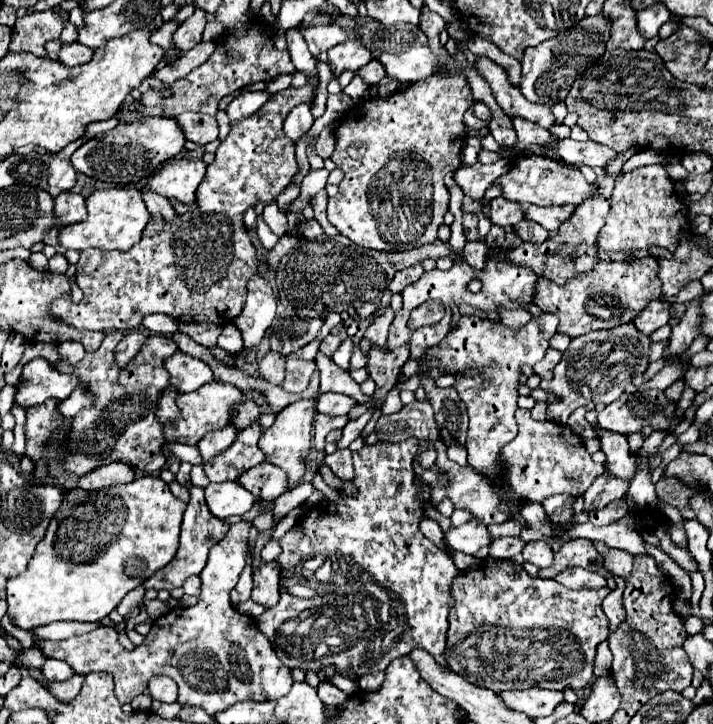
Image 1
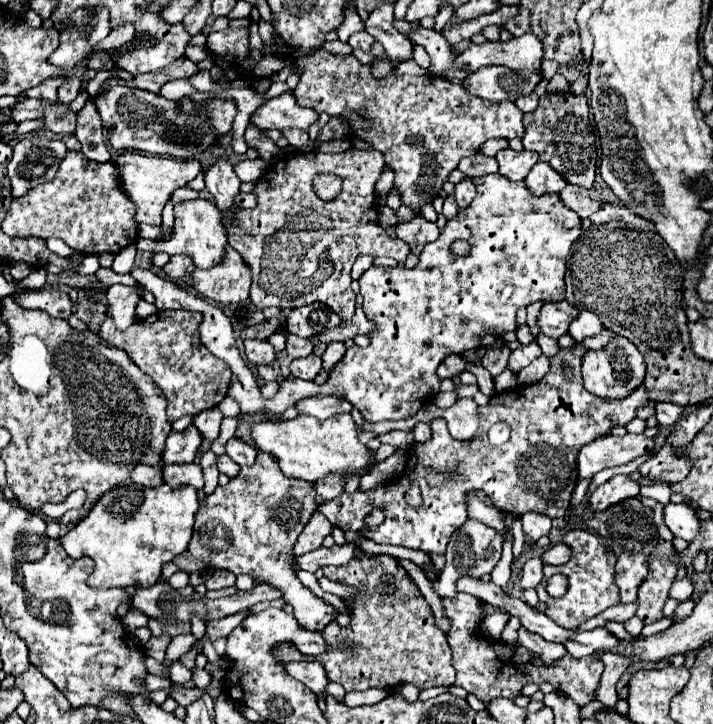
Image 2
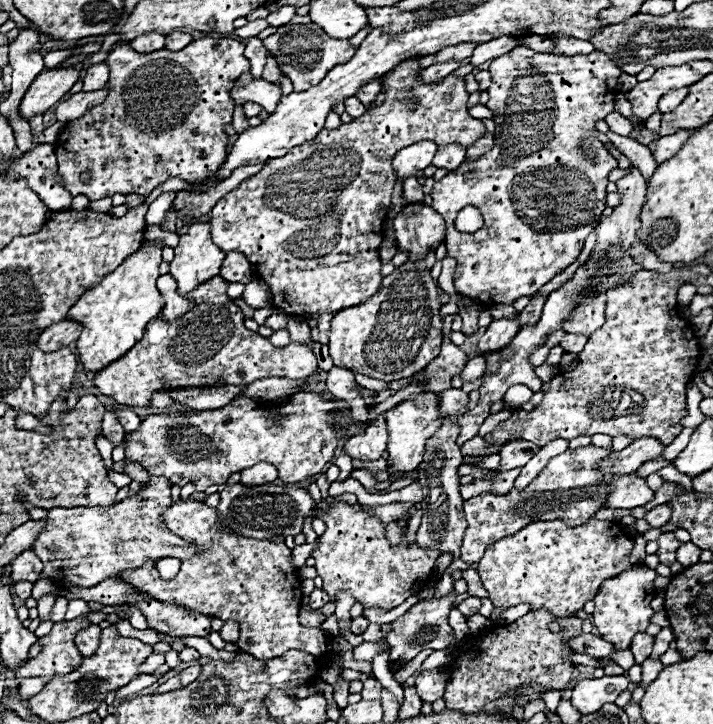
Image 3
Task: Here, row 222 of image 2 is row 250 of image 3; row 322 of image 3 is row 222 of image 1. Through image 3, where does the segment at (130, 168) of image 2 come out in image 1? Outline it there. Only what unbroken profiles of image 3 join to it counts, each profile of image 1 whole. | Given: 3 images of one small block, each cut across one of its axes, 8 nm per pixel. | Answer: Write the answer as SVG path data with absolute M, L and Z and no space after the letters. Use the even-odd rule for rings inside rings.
M133 186L111 187L110 190L96 190L86 200L88 218L80 224L72 224L60 230L58 240L60 246L66 250L86 250L86 248L100 248L100 250L120 250L126 252L136 246L142 238L142 230L148 224L150 212L142 200L142 194Z

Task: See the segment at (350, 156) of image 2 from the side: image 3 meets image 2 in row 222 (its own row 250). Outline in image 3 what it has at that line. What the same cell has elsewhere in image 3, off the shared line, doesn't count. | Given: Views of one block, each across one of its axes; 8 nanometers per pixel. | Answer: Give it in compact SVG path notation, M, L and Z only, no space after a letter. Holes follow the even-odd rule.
M408 58L406 62L402 62L398 68L394 68L392 72L386 74L384 78L384 88L386 88L386 102L366 110L360 118L354 118L354 122L342 124L340 128L334 130L326 130L322 128L318 132L318 136L314 140L308 140L308 144L300 144L296 148L292 148L286 156L282 158L274 158L270 160L258 174L254 174L252 178L246 178L238 188L230 190L228 194L224 194L216 206L212 208L212 240L216 246L220 246L224 252L244 252L244 256L248 256L250 264L256 264L256 270L260 274L260 278L270 286L272 292L272 308L276 308L278 312L284 312L288 316L306 316L306 314L316 314L316 312L338 312L356 304L362 304L364 300L368 300L370 296L374 296L380 288L382 276L380 276L380 256L378 256L378 248L382 242L382 224L386 220L386 210L390 208L390 196L392 196L392 188L396 184L396 174L390 174L390 164L392 164L392 156L396 156L398 150L422 142L422 140L434 140L438 146L444 144L462 144L462 146L470 146L474 144L486 130L486 126L482 124L482 120L476 120L472 116L468 116L468 92L464 88L464 78L454 78L454 76L446 76L444 80L436 82L436 84L422 84L418 82L418 72L420 66L418 62L414 62L418 58Z

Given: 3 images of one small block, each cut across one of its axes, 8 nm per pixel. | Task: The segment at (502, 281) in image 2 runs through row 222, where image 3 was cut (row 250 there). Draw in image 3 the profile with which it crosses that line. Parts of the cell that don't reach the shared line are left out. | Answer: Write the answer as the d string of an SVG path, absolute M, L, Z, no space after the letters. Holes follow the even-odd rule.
M514 48L512 52L492 60L490 64L490 74L492 74L492 84L488 88L488 92L492 94L490 102L486 104L492 112L494 112L494 122L496 122L496 128L500 132L500 136L494 136L495 144L494 148L490 152L486 152L484 156L476 158L476 160L470 160L466 158L464 164L460 164L460 168L456 168L456 172L450 172L448 176L444 176L442 180L438 180L434 184L434 210L440 212L446 220L446 250L448 250L448 256L452 256L456 260L456 272L454 272L454 286L460 294L464 296L476 296L476 300L480 300L480 304L514 304L518 298L522 296L532 296L536 294L546 282L550 282L554 276L558 276L560 272L564 272L570 264L576 262L578 254L582 252L582 246L584 246L584 240L586 236L592 232L592 228L598 226L598 220L606 208L606 184L608 184L608 174L612 168L618 166L618 160L604 148L604 144L594 137L590 137L591 132L595 130L595 124L598 120L602 120L606 114L614 112L614 96L618 94L618 76L622 74L622 70L618 66L614 66L614 62L602 54L602 52L590 52L590 54L578 54L578 56L554 56L554 54L542 54L542 52L532 52L528 48ZM586 145L590 146L590 150L598 152L598 166L592 166L590 160L580 154L578 146ZM464 206L476 206L480 212L482 212L482 218L484 218L484 226L482 230L474 232L474 234L464 234L464 232L458 232L454 228L454 218L456 214L464 208Z

